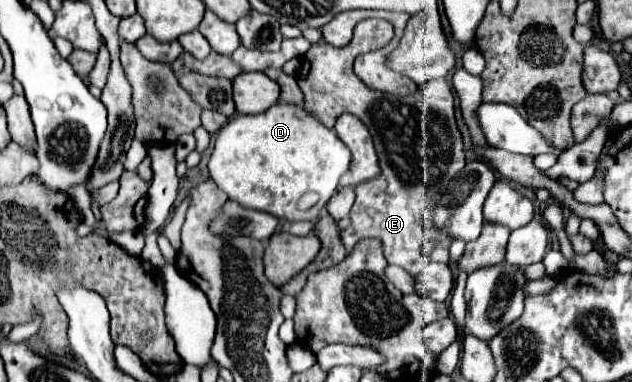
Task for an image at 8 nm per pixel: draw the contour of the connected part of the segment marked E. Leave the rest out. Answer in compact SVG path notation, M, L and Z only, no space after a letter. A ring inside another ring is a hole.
M366 18L354 28L354 38L344 48L334 48L326 42L314 44L302 58L296 74L306 102L304 108L314 114L326 128L335 125L342 112L358 116L374 138L378 152L380 174L370 182L356 186L356 202L350 210L350 226L340 230L340 240L350 252L364 238L382 242L384 258L408 270L414 278L430 262L426 252L436 246L450 246L450 236L430 226L424 210L432 206L446 190L452 176L464 168L462 136L454 120L454 94L444 78L430 80L412 96L392 96L366 88L352 72L352 64L364 48L382 48L384 40L394 36L390 22L380 18ZM422 246L426 252L422 252Z

